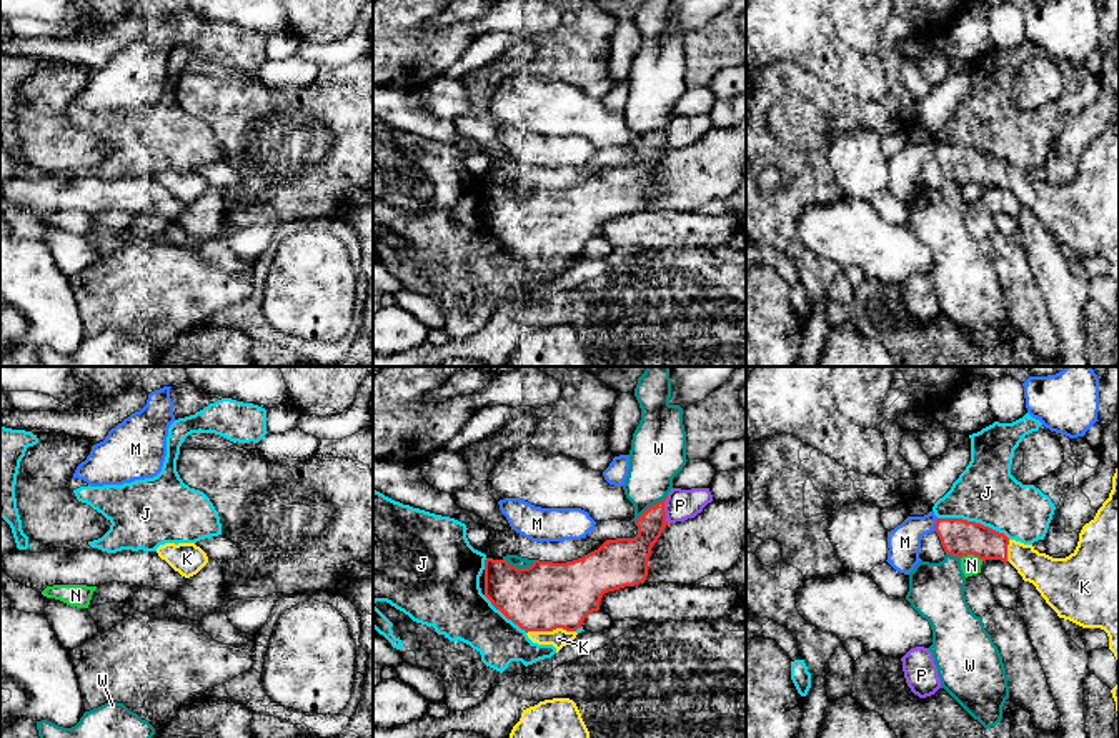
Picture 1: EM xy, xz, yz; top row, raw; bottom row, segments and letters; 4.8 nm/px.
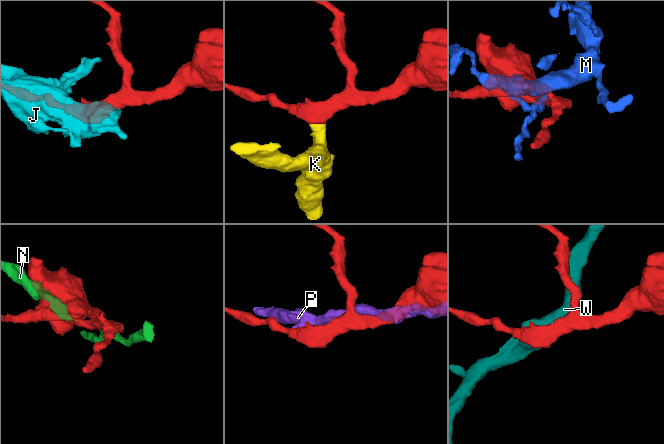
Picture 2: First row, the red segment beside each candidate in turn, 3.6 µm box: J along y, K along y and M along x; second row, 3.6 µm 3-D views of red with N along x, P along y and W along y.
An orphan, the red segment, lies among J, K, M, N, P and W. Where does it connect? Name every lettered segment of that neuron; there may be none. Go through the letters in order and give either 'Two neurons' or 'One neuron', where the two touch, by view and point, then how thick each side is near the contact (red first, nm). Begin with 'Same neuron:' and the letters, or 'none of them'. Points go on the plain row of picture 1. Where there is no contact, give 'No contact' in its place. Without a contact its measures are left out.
Same neuron: K
J: Two neurons. Touches red at yz (974, 149). Thickness 180 nm (red) against 300 nm
K: One neuron. Touches red at xz (550, 257). Thickness 320 nm (red) against 90 nm
M: Two neurons. Touches red at yz (934, 152). Thickness 180 nm (red) against 160 nm
N: Two neurons. Touches red at yz (973, 180). Thickness 180 nm (red) against 100 nm
P: Two neurons. Touches red at xz (663, 137). Thickness 140 nm (red) against 150 nm
W: Two neurons. Touches red at xz (653, 132). Thickness 140 nm (red) against 280 nm

